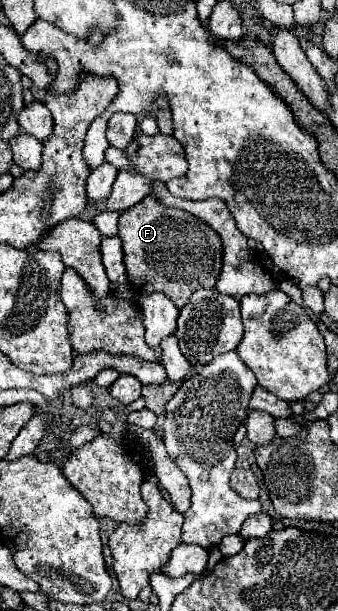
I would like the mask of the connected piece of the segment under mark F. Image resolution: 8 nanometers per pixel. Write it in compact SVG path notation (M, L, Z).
M148 195L120 215L118 227L118 235L124 241L124 265L136 295L158 291L168 295L178 307L184 307L194 291L216 285L222 269L222 243L218 233L192 213L164 207L154 195Z

